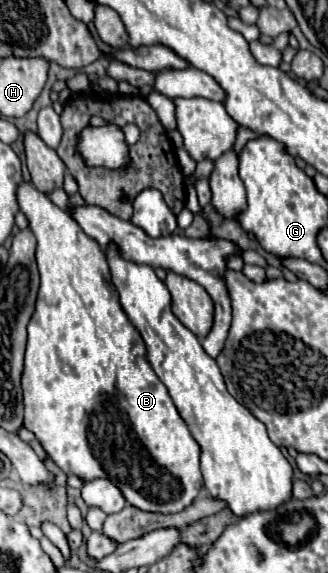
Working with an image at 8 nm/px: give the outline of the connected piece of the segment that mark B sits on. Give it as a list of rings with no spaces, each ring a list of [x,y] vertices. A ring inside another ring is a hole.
[[[30,182],[18,184],[16,198],[18,198],[20,210],[26,214],[28,222],[30,222],[30,230],[38,238],[36,260],[38,260],[38,270],[40,270],[40,288],[38,288],[38,298],[36,298],[36,310],[34,310],[30,324],[28,324],[28,346],[26,346],[24,372],[22,372],[24,428],[28,428],[36,436],[36,440],[46,450],[46,454],[68,476],[78,476],[84,482],[90,482],[90,480],[96,480],[96,478],[108,478],[110,482],[114,482],[120,488],[120,492],[124,494],[128,504],[132,504],[134,508],[146,510],[146,512],[162,512],[162,514],[182,512],[184,508],[188,508],[198,498],[200,490],[204,488],[204,478],[202,478],[202,472],[200,472],[200,466],[198,466],[198,442],[192,438],[186,422],[182,420],[172,398],[168,396],[166,386],[154,374],[154,370],[148,362],[148,356],[146,356],[146,346],[144,346],[142,336],[130,324],[128,316],[124,314],[124,310],[118,304],[116,290],[112,288],[112,282],[108,280],[108,264],[104,260],[102,248],[96,244],[96,240],[88,240],[88,236],[84,236],[84,232],[80,232],[80,228],[76,228],[76,224],[72,224],[72,220],[68,220],[68,214],[64,210],[60,210],[58,206],[54,206],[50,202],[50,198],[44,192],[36,190]],[[64,364],[68,364],[72,368],[70,374],[64,372]]]

